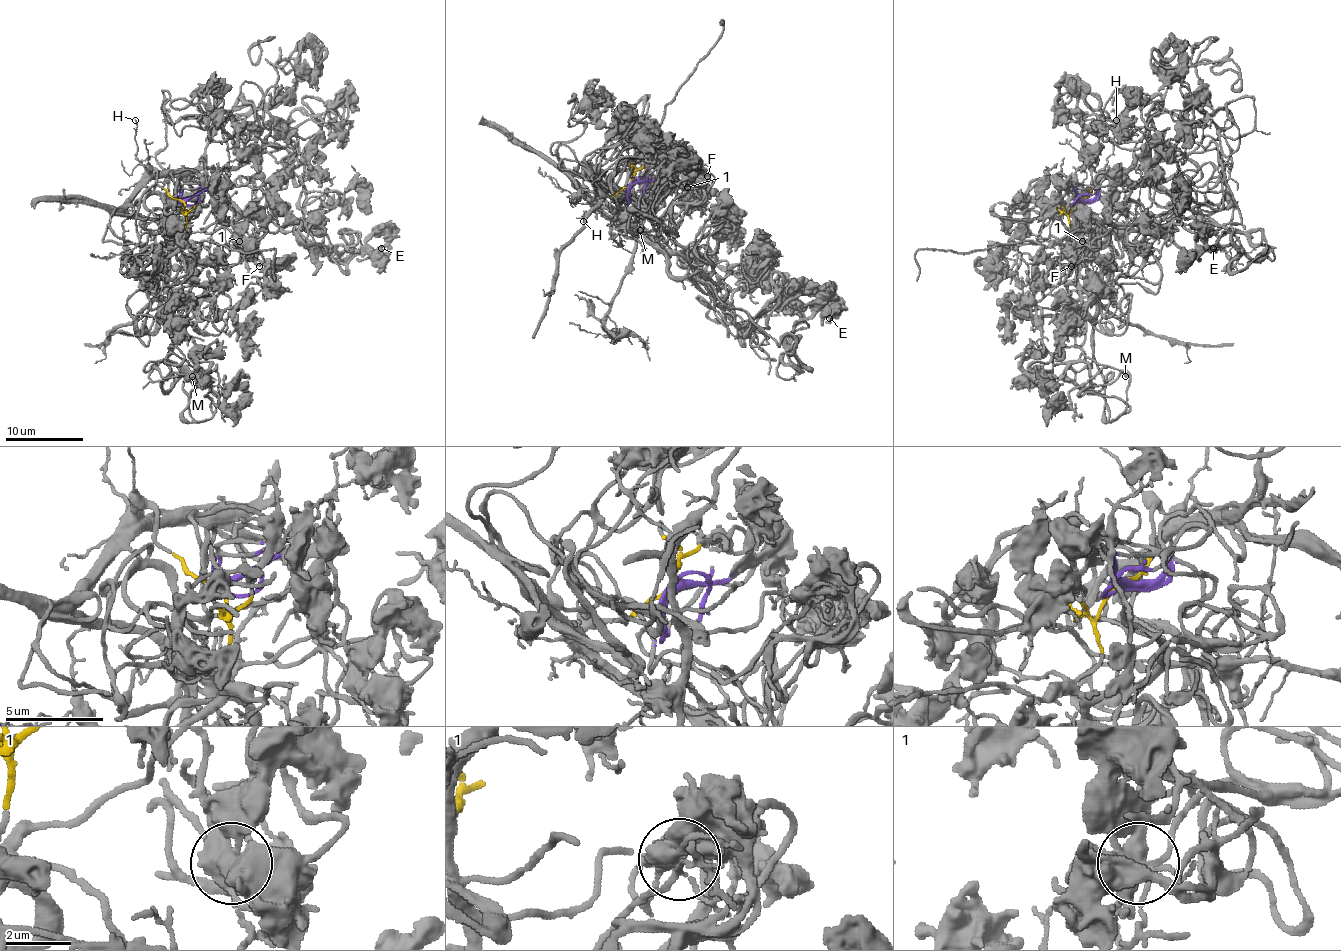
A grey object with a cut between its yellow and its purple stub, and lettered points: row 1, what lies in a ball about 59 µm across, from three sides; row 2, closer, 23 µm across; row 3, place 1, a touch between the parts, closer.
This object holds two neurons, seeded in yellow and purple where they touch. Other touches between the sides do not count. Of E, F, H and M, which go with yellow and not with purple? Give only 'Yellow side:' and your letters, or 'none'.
Yellow side: H

